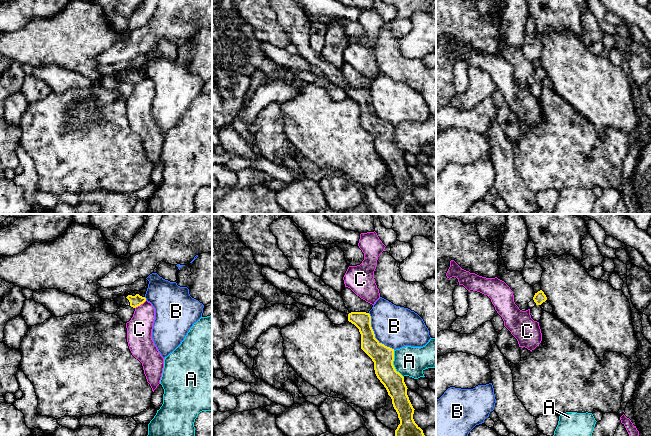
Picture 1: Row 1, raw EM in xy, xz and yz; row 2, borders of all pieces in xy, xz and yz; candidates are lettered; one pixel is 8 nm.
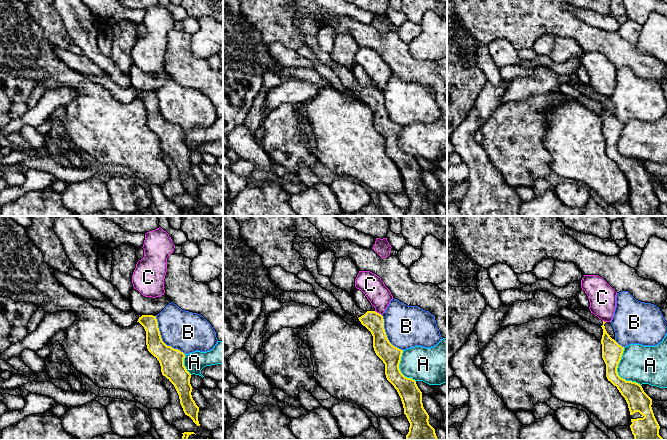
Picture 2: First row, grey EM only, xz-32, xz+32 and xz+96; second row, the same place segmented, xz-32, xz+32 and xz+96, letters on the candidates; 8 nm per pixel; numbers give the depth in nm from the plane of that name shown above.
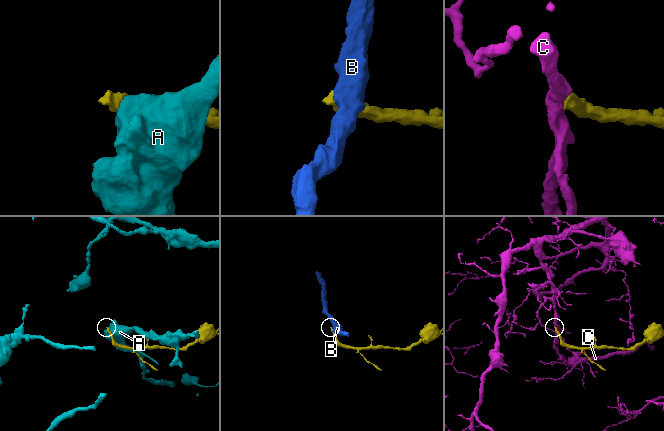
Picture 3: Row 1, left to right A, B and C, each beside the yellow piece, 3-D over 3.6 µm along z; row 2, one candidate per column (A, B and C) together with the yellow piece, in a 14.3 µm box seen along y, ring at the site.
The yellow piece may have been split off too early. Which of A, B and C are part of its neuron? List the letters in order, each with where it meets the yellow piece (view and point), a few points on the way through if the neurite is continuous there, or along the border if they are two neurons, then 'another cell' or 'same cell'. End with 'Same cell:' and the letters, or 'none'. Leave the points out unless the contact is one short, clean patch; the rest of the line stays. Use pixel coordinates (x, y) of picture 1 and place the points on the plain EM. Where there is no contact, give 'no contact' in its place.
A: xz (392, 140) | along xz (393, 126), (393, 142), (403, 153) | another cell
B: xz (374, 111) | along xz (368, 89), (374, 112), (380, 118), (394, 125) | another cell
C: xy (140, 80) | along xy (146, 76), (135, 84) | another cell
Same cell: none

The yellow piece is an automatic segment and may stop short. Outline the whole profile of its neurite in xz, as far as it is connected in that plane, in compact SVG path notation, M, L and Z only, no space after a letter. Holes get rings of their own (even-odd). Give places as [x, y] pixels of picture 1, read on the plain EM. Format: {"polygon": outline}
{"polygon": "M351 88L348 97L354 100L361 110L361 125L374 138L377 154L386 164L398 190L400 200L395 206L395 214L425 214L423 206L413 195L414 184L407 171L404 153L396 147L394 125L380 119L371 103L371 92L366 88Z"}

